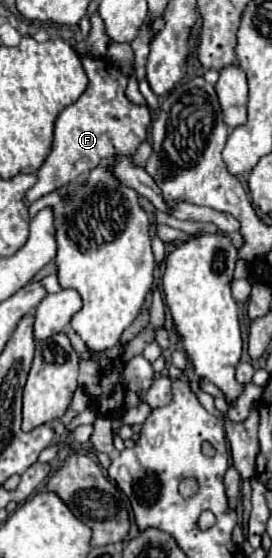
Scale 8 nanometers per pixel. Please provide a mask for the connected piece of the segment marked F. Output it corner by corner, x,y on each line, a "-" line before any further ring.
83,57
83,67
89,77
89,85
83,95
69,107
65,107
55,119
55,133
51,151
39,167
37,183
25,193
23,201
33,203
39,197
63,189
71,183
77,183
79,177
85,177
93,171
101,161
111,159
113,155
133,155
137,147
147,139
147,131
151,125
151,113
145,105
135,105
125,97
127,77
117,73
117,69
105,61
95,57

